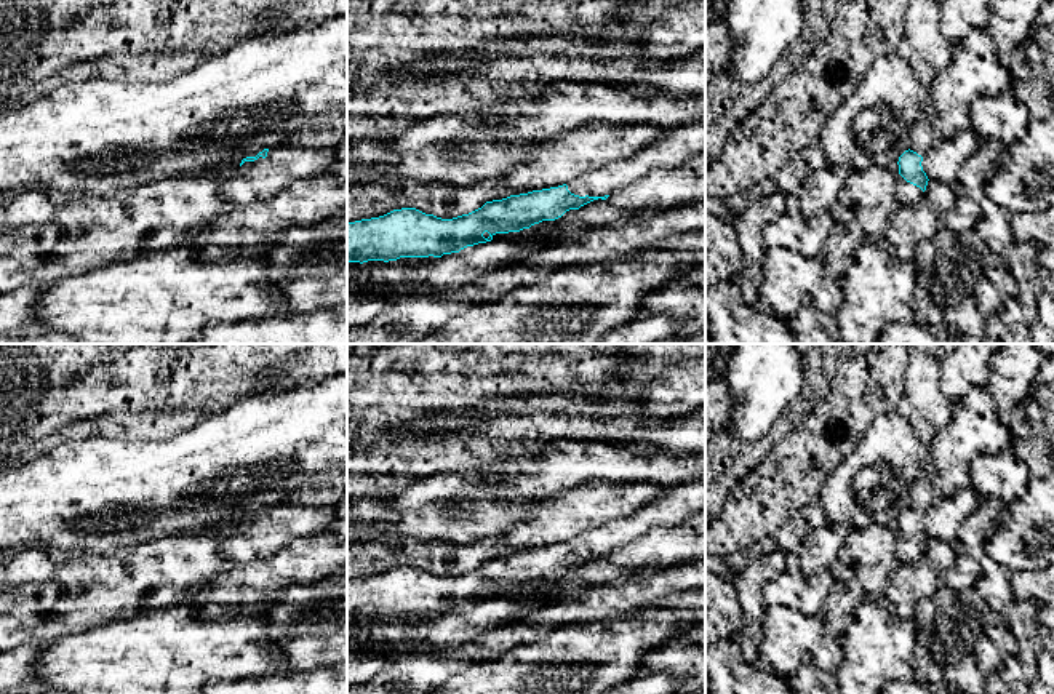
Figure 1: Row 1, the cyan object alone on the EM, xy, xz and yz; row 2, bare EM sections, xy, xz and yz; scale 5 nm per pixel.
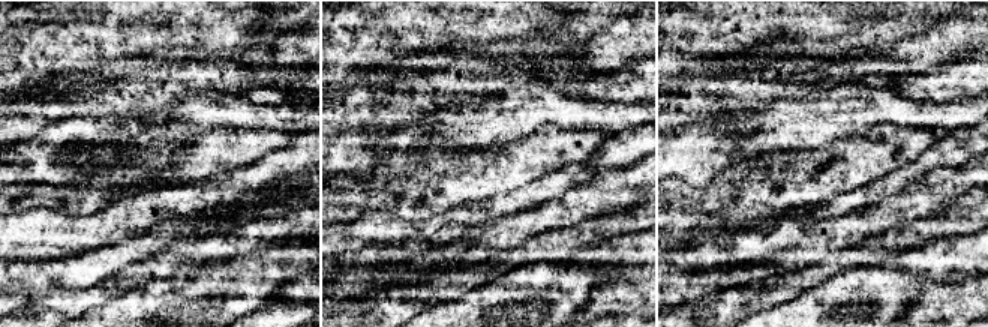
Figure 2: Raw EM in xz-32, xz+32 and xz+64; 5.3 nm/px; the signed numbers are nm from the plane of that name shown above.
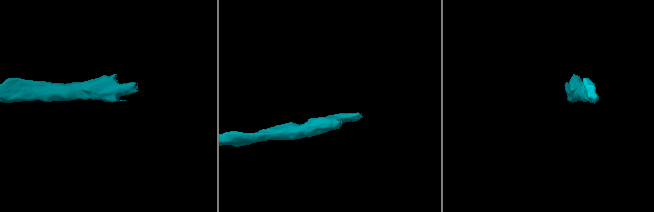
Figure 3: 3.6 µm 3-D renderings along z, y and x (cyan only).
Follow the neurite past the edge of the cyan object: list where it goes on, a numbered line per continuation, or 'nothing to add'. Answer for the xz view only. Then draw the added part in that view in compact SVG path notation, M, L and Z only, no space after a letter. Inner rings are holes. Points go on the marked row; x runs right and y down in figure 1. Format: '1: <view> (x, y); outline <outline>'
1: xz (682, 143); outline M705 120L667 130L667 136L630 160L619 160L568 182L579 197L605 197L614 189L635 184L654 170L683 168L694 155L705 152Z

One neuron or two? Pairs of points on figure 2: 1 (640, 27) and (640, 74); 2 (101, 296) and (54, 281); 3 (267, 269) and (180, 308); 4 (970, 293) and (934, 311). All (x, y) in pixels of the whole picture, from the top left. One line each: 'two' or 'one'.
1: two
2: two
3: one
4: one

